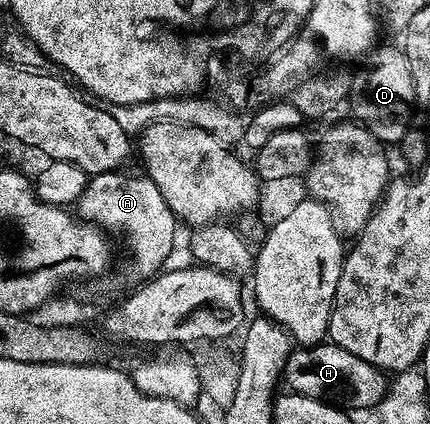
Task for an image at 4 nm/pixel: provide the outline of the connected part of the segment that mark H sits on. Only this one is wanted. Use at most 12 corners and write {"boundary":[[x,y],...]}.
{"boundary":[[331,342],[297,347],[283,383],[299,396],[372,408],[389,377]]}

